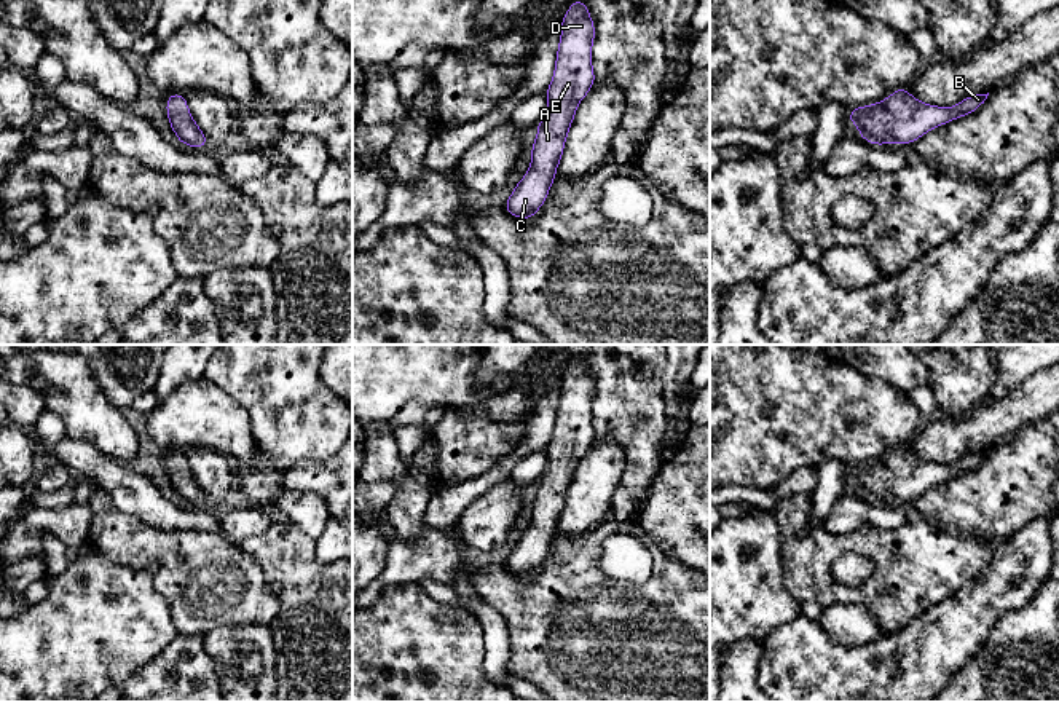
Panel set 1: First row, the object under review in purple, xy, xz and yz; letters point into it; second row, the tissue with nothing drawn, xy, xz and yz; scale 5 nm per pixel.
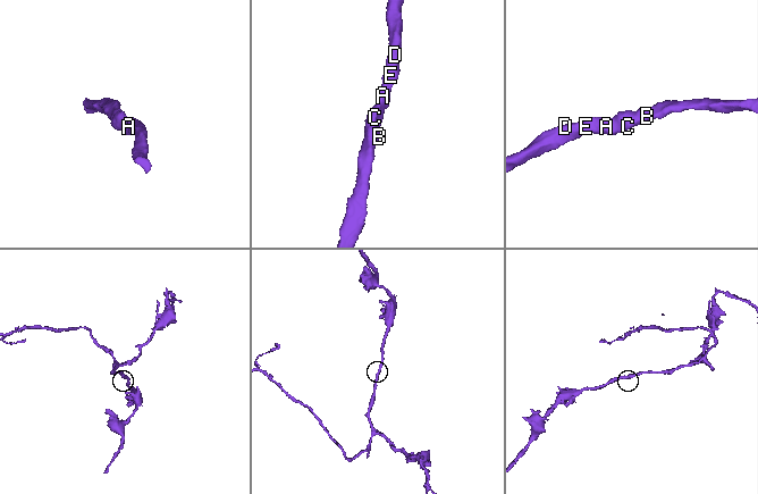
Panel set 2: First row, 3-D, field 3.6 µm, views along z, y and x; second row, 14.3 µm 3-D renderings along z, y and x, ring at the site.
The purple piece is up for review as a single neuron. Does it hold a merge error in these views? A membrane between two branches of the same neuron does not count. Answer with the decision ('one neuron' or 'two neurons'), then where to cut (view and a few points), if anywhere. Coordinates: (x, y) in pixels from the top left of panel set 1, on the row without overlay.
one neuron; cut none

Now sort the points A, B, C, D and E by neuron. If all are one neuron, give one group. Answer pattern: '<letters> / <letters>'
A B C D E

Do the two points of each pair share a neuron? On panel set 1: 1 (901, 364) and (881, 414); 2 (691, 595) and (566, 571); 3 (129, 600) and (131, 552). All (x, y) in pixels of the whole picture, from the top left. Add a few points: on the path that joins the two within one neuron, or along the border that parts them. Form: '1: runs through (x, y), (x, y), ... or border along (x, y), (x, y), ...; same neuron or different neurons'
1: border along (857, 370), (877, 377), (906, 393); different neurons
2: runs through (661, 595), (597, 595); same neuron
3: border along (98, 549), (118, 563), (145, 570); different neurons

